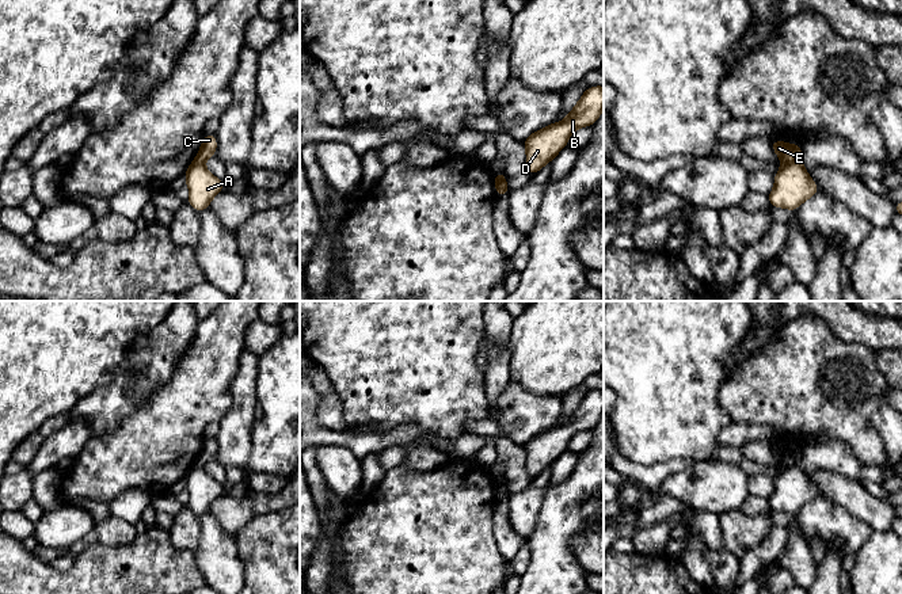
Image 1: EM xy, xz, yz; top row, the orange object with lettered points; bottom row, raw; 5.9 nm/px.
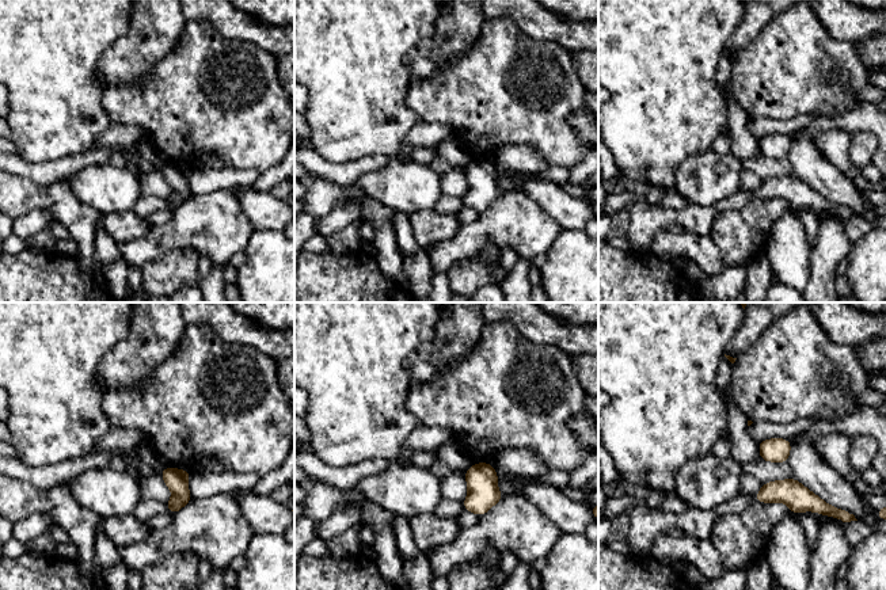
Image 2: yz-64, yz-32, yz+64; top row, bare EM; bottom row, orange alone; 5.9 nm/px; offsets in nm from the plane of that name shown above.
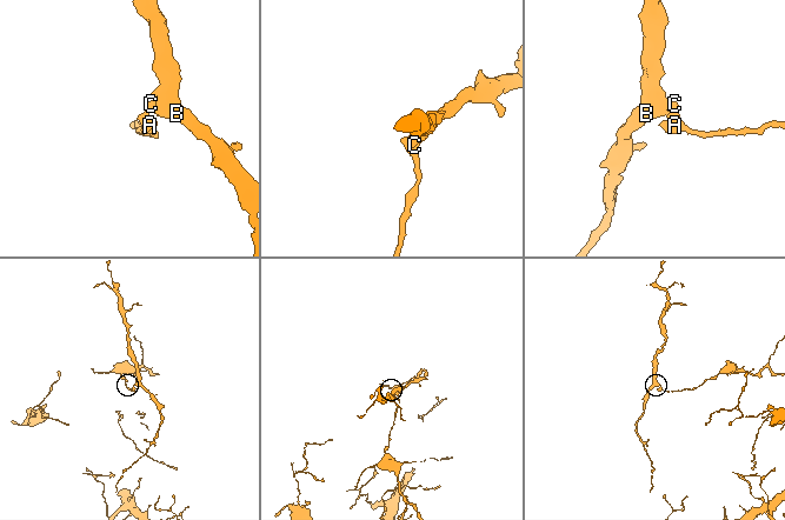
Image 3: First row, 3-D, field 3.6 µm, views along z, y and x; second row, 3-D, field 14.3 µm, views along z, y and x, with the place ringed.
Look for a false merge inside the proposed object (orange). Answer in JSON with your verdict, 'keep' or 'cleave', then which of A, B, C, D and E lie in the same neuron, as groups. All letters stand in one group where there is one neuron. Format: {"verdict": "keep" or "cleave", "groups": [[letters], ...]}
{"verdict": "cleave", "groups": [["A"], ["B", "C", "D", "E"]]}

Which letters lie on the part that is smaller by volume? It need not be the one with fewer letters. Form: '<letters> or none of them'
B, C, D, E

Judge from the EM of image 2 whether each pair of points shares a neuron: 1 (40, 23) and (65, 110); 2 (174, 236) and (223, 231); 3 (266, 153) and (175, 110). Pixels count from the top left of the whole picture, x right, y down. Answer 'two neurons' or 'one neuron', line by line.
1: one neuron
2: one neuron
3: one neuron

